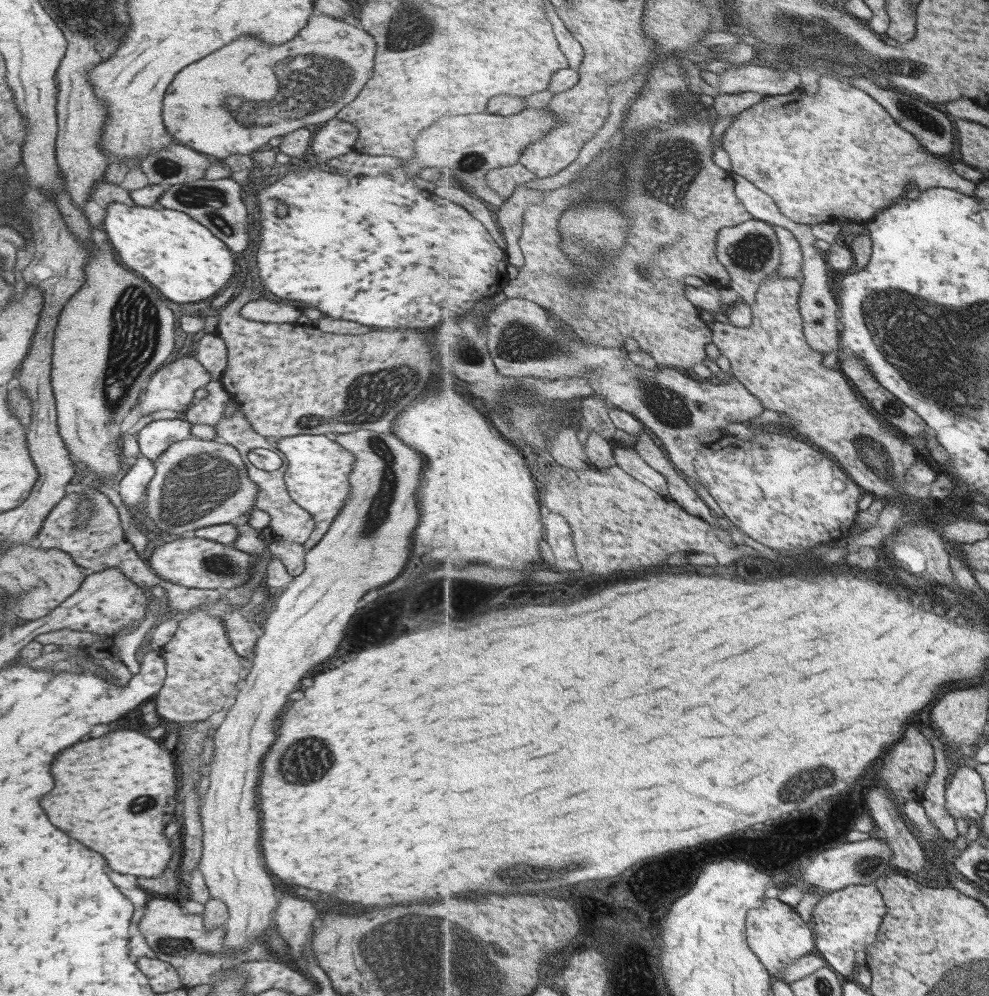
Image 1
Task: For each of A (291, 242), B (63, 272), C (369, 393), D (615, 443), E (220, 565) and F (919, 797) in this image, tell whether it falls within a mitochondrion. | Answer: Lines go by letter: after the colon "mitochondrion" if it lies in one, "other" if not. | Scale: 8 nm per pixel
A: other
B: other
C: mitochondrion
D: other
E: mitochondrion
F: other

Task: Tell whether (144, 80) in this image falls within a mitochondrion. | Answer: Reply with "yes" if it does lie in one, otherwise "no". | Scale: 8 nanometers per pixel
no

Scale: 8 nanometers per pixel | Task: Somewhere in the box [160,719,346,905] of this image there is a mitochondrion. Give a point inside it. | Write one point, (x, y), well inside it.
(312, 755)

